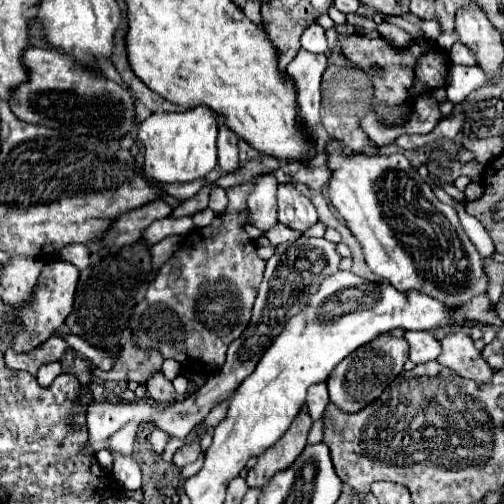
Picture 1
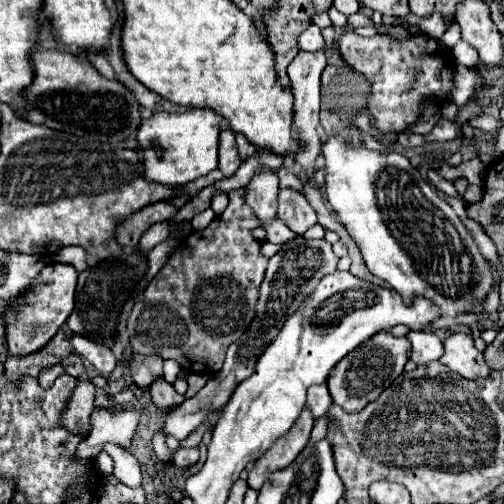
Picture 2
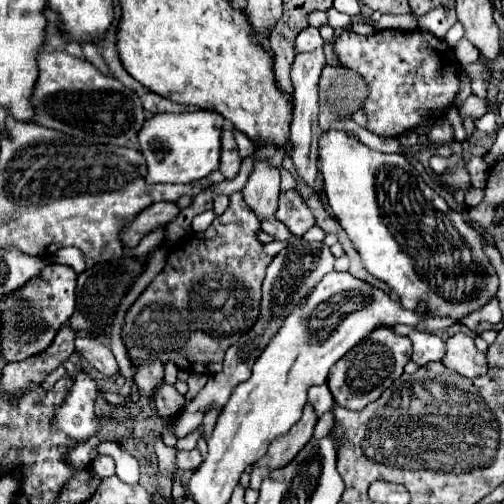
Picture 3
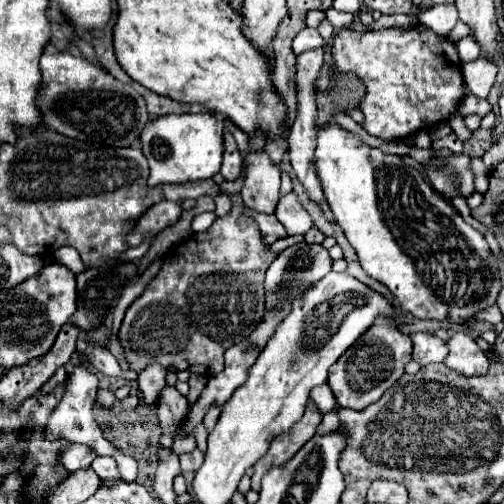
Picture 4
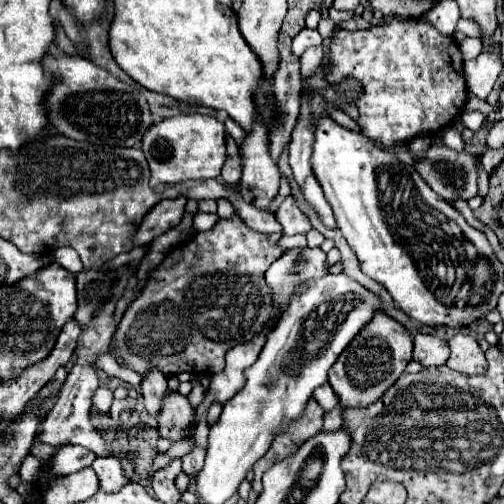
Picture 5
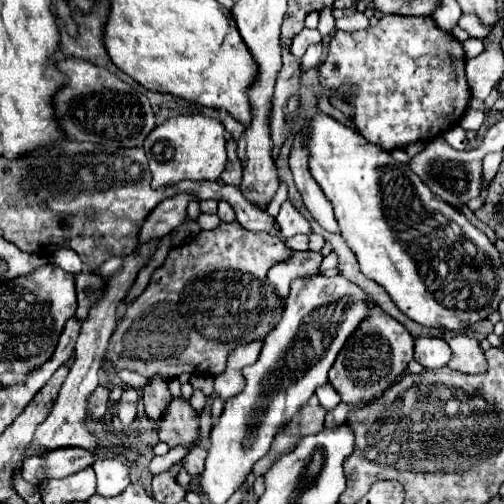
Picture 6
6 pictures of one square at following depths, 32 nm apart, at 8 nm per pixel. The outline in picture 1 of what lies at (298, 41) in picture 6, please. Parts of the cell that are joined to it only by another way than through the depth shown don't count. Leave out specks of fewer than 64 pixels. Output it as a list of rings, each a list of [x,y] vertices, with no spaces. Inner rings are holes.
[[[310,24],[310,28],[304,30],[304,34],[300,38],[300,44],[308,52],[316,52],[316,54],[326,52],[328,44],[326,44],[326,36],[324,36],[324,28],[318,26],[318,24]]]

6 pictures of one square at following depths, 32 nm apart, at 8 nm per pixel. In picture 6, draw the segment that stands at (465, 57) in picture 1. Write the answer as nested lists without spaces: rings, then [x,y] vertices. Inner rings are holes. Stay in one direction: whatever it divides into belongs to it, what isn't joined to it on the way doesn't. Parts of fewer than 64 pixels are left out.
[[[478,38],[466,40],[466,42],[462,42],[462,44],[464,44],[464,50],[466,50],[466,58],[474,58],[474,56],[478,56],[478,54],[484,50],[484,42],[478,40]]]

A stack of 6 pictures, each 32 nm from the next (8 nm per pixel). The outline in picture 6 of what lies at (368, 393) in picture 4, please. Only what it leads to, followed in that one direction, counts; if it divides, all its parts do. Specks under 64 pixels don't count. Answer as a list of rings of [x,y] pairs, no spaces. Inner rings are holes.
[[[372,306],[368,310],[368,316],[360,322],[360,328],[352,332],[352,336],[340,350],[340,356],[336,358],[330,372],[330,384],[342,396],[342,402],[346,404],[366,402],[384,394],[384,390],[388,390],[392,382],[406,370],[412,358],[414,358],[412,334],[382,308]]]

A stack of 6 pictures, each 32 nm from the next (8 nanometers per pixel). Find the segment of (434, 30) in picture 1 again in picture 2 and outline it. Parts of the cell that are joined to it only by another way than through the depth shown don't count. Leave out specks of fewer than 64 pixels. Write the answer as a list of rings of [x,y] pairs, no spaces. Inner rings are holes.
[[[434,12],[434,14],[426,16],[426,18],[418,18],[418,28],[420,28],[424,34],[432,36],[432,38],[440,38],[440,36],[446,32],[448,24],[450,24],[450,22],[444,22],[444,16],[442,16],[440,12],[438,12],[438,14]]]

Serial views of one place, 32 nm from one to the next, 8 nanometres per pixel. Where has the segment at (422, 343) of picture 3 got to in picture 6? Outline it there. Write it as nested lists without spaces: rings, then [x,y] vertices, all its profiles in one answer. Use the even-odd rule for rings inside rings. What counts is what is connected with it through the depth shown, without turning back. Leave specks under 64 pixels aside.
[[[416,338],[414,360],[420,362],[424,368],[442,368],[452,358],[452,352],[444,338]]]

